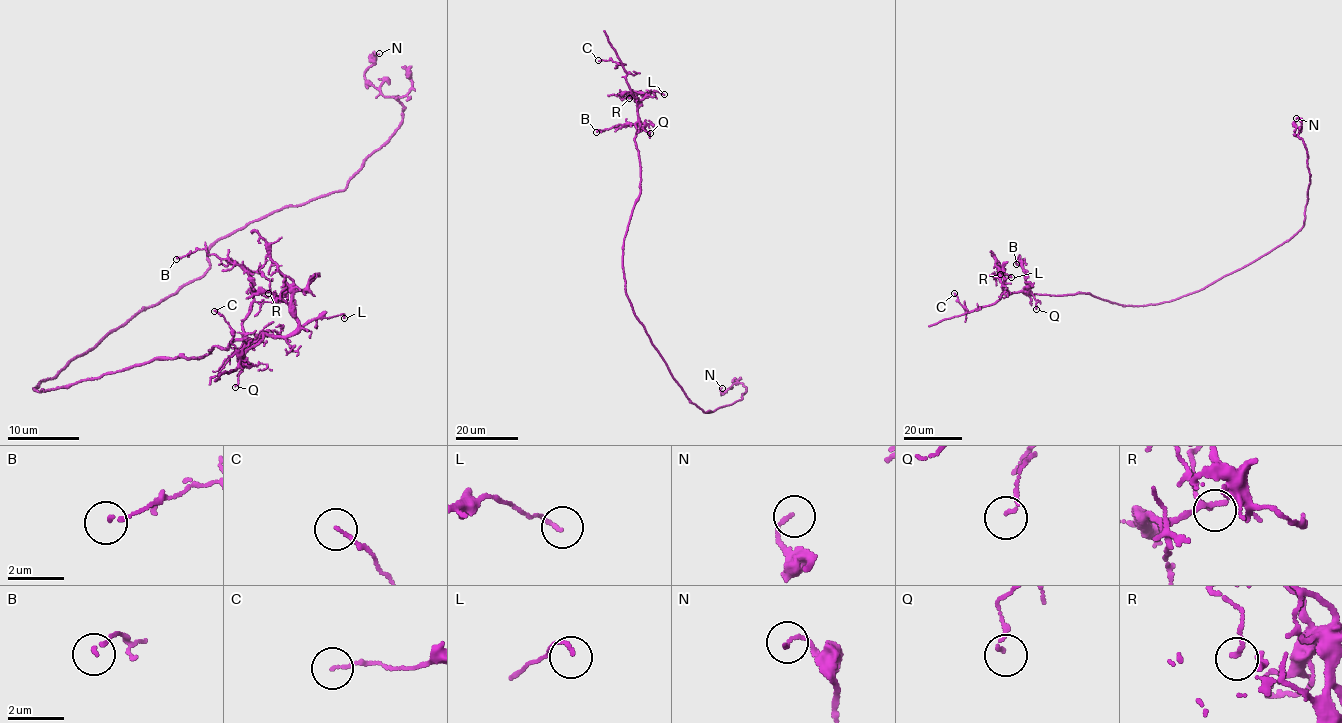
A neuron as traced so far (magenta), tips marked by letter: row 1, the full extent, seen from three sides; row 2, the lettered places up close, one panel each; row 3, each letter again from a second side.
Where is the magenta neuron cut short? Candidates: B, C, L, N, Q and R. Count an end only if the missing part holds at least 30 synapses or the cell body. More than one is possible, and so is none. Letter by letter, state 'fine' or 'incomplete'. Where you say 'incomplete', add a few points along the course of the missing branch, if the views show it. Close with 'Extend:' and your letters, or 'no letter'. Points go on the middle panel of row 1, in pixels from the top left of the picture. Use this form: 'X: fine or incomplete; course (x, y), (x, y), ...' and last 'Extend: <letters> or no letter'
B: fine
C: fine
L: fine
N: fine
Q: fine
R: fine
Extend: no letter

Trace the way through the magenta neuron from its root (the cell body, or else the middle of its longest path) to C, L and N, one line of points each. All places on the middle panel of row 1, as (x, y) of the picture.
C: (636, 315), (625, 291), (622, 255), (640, 190), (634, 139), (638, 105), (623, 66), (611, 60), (598, 60)
L: (636, 315), (625, 291), (622, 255), (640, 190), (634, 139), (638, 102), (650, 92), (664, 94)
N: (636, 315), (691, 403), (704, 412), (711, 412), (741, 400), (746, 390), (738, 382), (722, 394), (722, 388)

